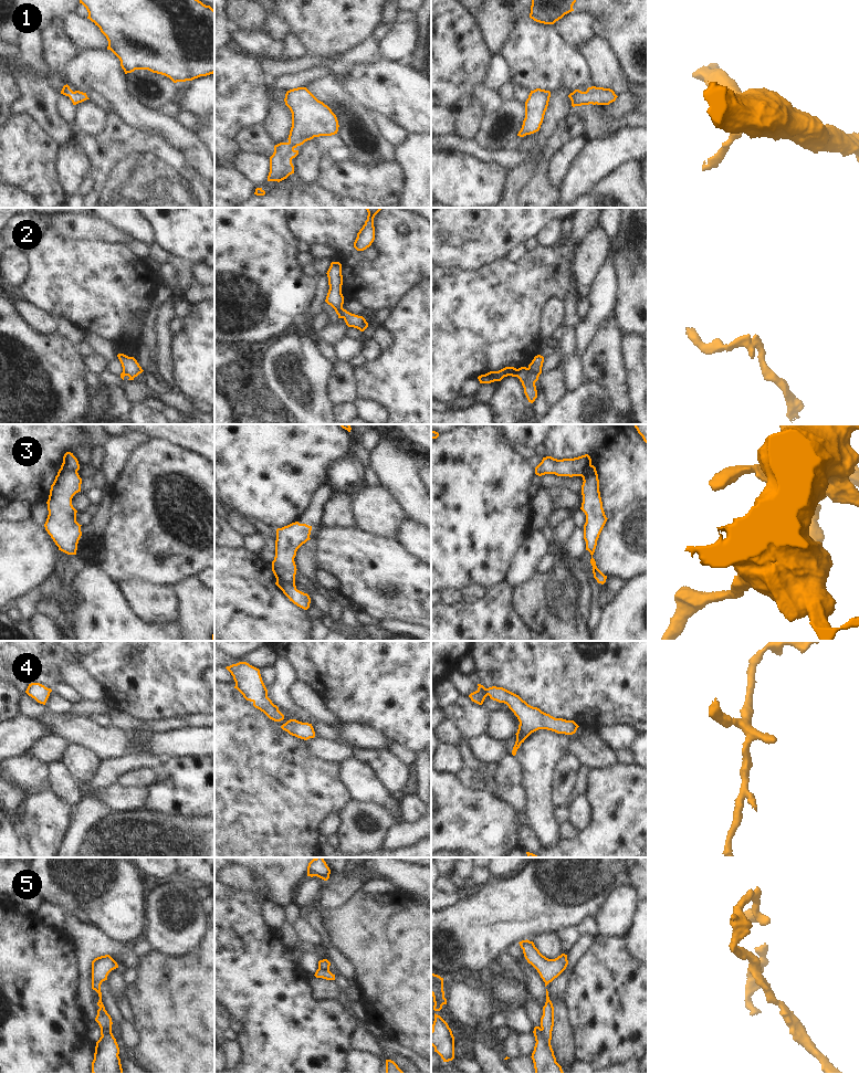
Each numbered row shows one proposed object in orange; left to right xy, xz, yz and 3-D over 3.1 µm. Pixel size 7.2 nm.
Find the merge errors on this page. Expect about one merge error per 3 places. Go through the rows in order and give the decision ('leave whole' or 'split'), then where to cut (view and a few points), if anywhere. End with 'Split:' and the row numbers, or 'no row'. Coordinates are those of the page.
1: leave whole; no cut
2: split; cut in yz along (527, 368), (534, 372), (541, 372)
3: split; cut in xz along (276, 580), (294, 583)
4: leave whole; no cut
5: split; cut in yz along (541, 1029), (544, 1038), (550, 1043)
Split: 2, 3, 5

